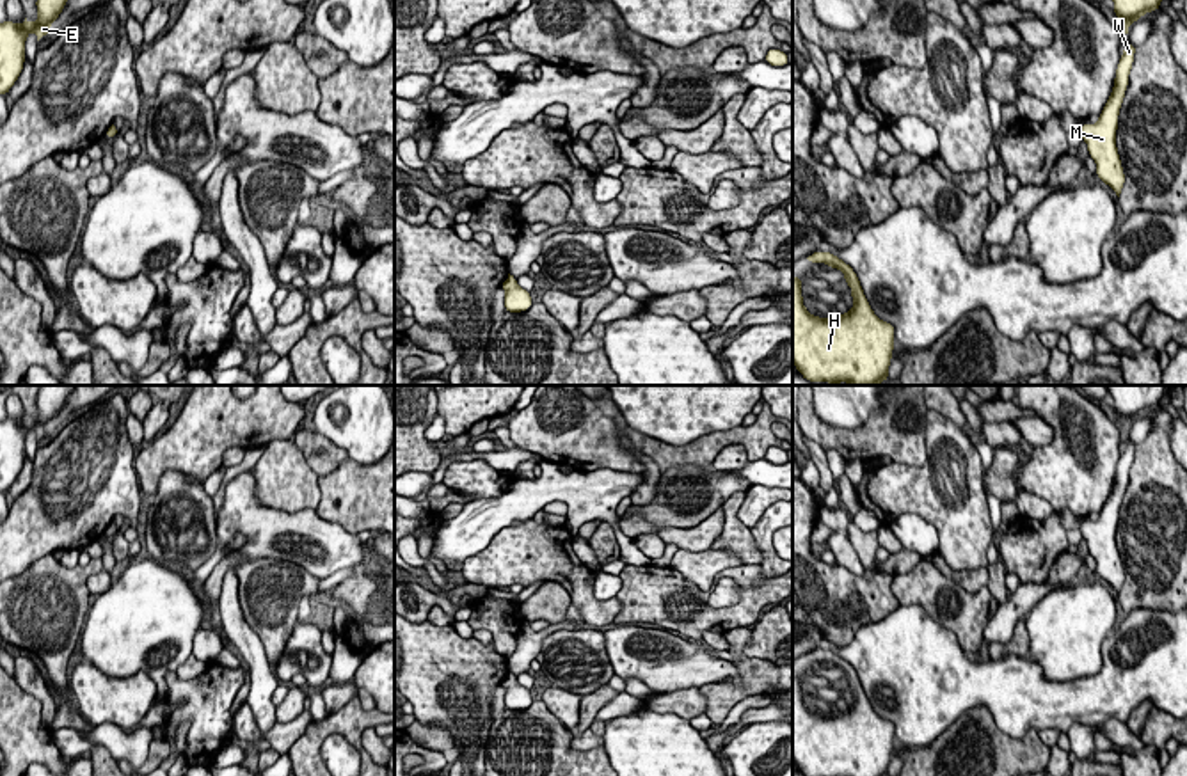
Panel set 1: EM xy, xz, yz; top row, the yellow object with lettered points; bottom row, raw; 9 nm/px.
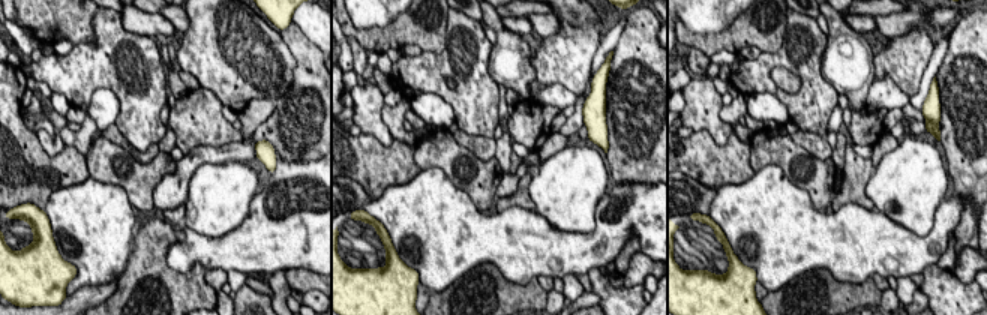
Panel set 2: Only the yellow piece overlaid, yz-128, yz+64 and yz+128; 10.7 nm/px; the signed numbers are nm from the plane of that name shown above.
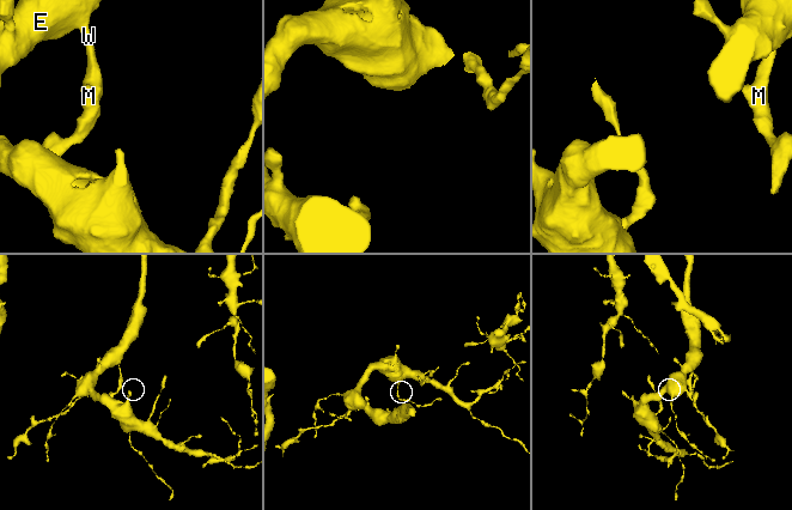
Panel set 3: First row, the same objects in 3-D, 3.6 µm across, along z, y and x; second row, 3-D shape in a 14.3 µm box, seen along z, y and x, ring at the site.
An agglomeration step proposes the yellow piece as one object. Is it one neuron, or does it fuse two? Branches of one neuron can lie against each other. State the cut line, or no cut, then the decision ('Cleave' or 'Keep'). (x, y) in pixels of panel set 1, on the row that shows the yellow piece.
No split. Keep

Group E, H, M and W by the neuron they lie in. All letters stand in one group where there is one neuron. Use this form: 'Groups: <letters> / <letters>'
Groups: E H M W

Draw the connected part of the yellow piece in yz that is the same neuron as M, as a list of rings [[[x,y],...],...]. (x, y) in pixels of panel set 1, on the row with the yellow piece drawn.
[[[1125,44],[1123,55],[1116,67],[1112,92],[1098,115],[1096,124],[1082,124],[1079,133],[1087,144],[1089,156],[1096,163],[1096,176],[1109,185],[1119,197],[1125,185],[1125,174],[1116,147],[1118,115],[1128,87],[1128,75],[1134,64],[1135,46]]]

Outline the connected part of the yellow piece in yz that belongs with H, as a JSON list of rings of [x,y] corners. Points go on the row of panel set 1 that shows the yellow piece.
[[[832,252],[807,257],[844,273],[853,307],[844,314],[819,318],[803,305],[801,282],[793,277],[793,364],[809,382],[880,385],[888,382],[894,350],[894,325],[871,309],[855,270]]]

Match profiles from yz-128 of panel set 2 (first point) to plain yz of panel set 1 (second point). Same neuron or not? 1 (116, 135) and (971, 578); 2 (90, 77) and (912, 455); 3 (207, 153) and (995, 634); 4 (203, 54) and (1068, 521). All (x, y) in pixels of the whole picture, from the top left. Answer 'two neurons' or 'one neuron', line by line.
1: one neuron
2: two neurons
3: one neuron
4: two neurons

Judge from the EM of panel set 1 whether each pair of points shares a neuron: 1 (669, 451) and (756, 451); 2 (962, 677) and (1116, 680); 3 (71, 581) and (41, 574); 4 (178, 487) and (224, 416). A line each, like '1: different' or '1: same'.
1: same
2: same
3: same
4: different

